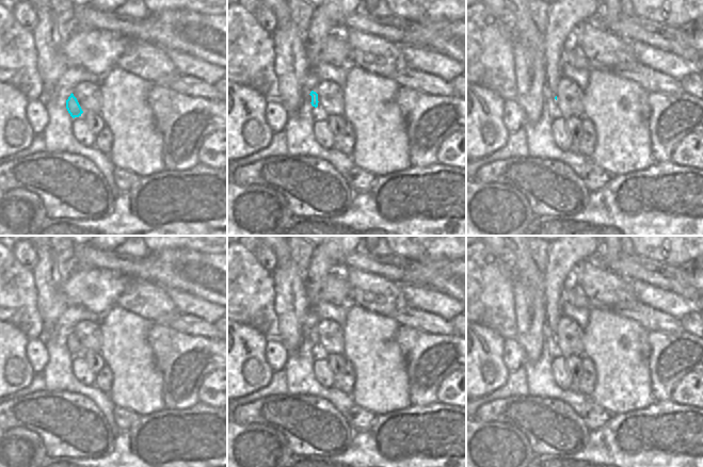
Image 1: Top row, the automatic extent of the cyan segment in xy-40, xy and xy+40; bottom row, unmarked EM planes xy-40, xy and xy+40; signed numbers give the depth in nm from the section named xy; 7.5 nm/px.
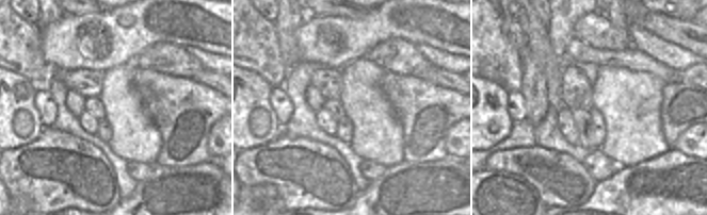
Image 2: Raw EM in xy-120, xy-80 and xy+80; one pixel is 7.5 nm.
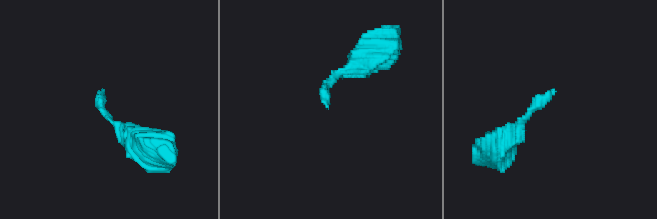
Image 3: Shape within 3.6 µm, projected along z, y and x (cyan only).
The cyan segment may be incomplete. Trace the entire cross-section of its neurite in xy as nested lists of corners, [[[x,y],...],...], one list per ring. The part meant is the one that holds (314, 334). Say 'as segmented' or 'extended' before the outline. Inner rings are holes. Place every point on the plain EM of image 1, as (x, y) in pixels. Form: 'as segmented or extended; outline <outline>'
extended; outline [[[316,328],[311,329],[309,333],[309,336],[307,339],[311,342],[311,350],[314,352],[314,358],[318,357],[322,354],[322,348],[320,345],[320,342],[318,340],[318,333],[316,332]]]

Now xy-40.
as segmented; outline [[[71,332],[66,339],[66,348],[73,357],[81,355],[83,352],[77,337]]]

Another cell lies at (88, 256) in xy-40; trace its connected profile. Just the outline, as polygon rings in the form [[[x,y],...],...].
[[[91,244],[75,246],[75,263],[84,268],[99,268],[135,276],[141,271],[143,257],[121,255],[115,251],[99,251]]]

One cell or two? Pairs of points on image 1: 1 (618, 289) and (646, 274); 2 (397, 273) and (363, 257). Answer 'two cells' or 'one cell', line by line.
1: two cells
2: one cell

